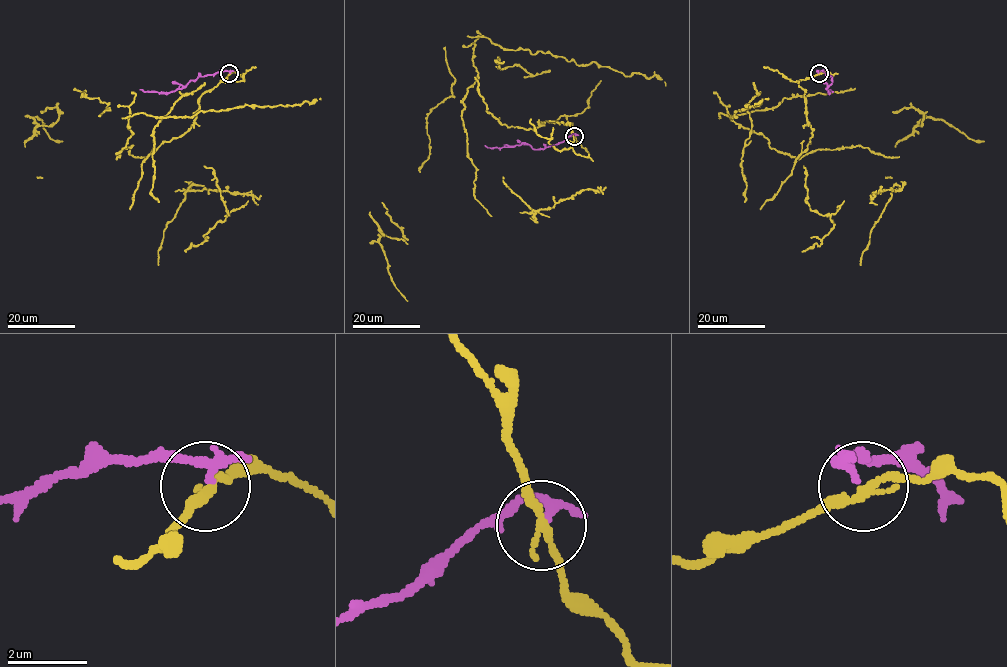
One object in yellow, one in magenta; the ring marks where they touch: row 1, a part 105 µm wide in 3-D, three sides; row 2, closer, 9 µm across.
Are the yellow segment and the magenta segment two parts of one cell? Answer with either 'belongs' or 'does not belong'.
does not belong

